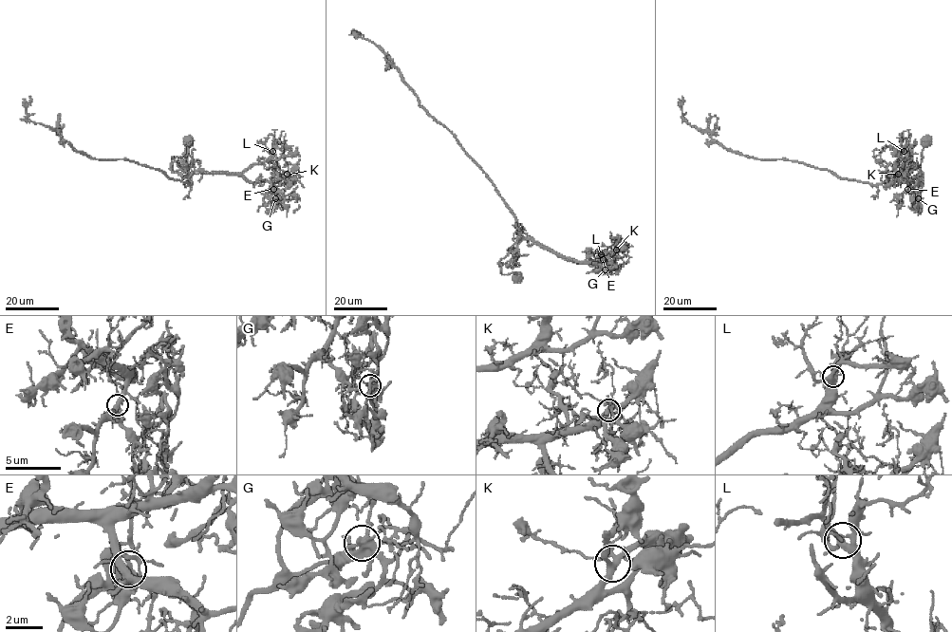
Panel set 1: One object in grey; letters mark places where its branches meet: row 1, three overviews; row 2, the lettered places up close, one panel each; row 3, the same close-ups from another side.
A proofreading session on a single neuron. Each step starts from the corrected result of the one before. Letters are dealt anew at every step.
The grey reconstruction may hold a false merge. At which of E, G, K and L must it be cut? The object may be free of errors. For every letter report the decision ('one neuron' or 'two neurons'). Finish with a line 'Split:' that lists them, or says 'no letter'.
E: one neuron
G: two neurons
K: one neuron
L: one neuron
Split: G

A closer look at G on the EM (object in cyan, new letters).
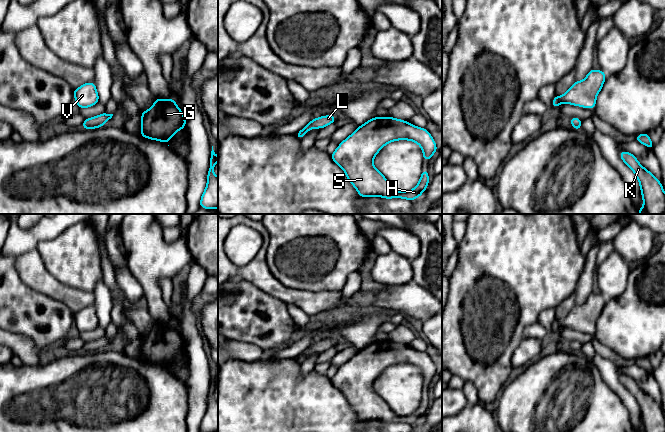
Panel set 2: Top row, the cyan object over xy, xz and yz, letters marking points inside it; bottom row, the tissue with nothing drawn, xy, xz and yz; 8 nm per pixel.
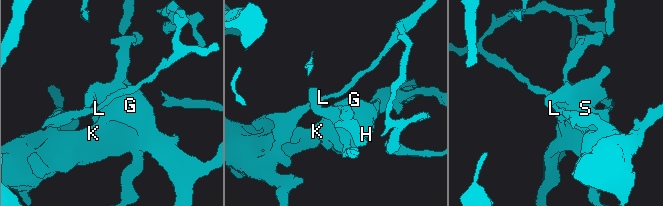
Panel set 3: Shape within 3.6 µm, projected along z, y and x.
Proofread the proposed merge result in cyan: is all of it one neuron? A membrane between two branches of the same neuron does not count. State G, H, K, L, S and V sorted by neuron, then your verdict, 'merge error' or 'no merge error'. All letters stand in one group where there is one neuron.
G H K S V / L | merge error

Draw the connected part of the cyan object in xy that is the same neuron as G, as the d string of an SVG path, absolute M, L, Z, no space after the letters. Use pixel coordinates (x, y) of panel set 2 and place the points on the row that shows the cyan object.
M175 98L156 100L153 106L141 114L141 135L139 137L158 140L168 145L173 135L186 127L186 119L177 106Z

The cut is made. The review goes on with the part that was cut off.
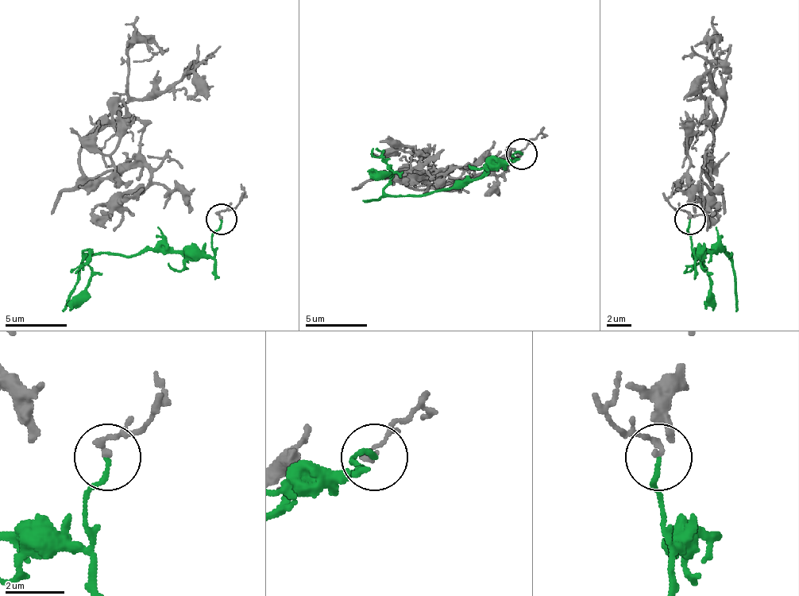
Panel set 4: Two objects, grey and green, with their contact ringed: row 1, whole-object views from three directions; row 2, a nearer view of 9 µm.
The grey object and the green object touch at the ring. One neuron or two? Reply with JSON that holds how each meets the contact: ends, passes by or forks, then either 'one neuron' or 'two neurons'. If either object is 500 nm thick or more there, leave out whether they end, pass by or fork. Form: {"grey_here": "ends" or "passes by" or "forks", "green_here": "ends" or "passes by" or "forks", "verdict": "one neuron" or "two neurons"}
{"grey_here": "ends", "green_here": "ends", "verdict": "two neurons"}

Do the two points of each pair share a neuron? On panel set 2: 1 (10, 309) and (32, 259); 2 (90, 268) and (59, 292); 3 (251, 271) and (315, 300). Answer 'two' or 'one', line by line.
1: two
2: two
3: one

